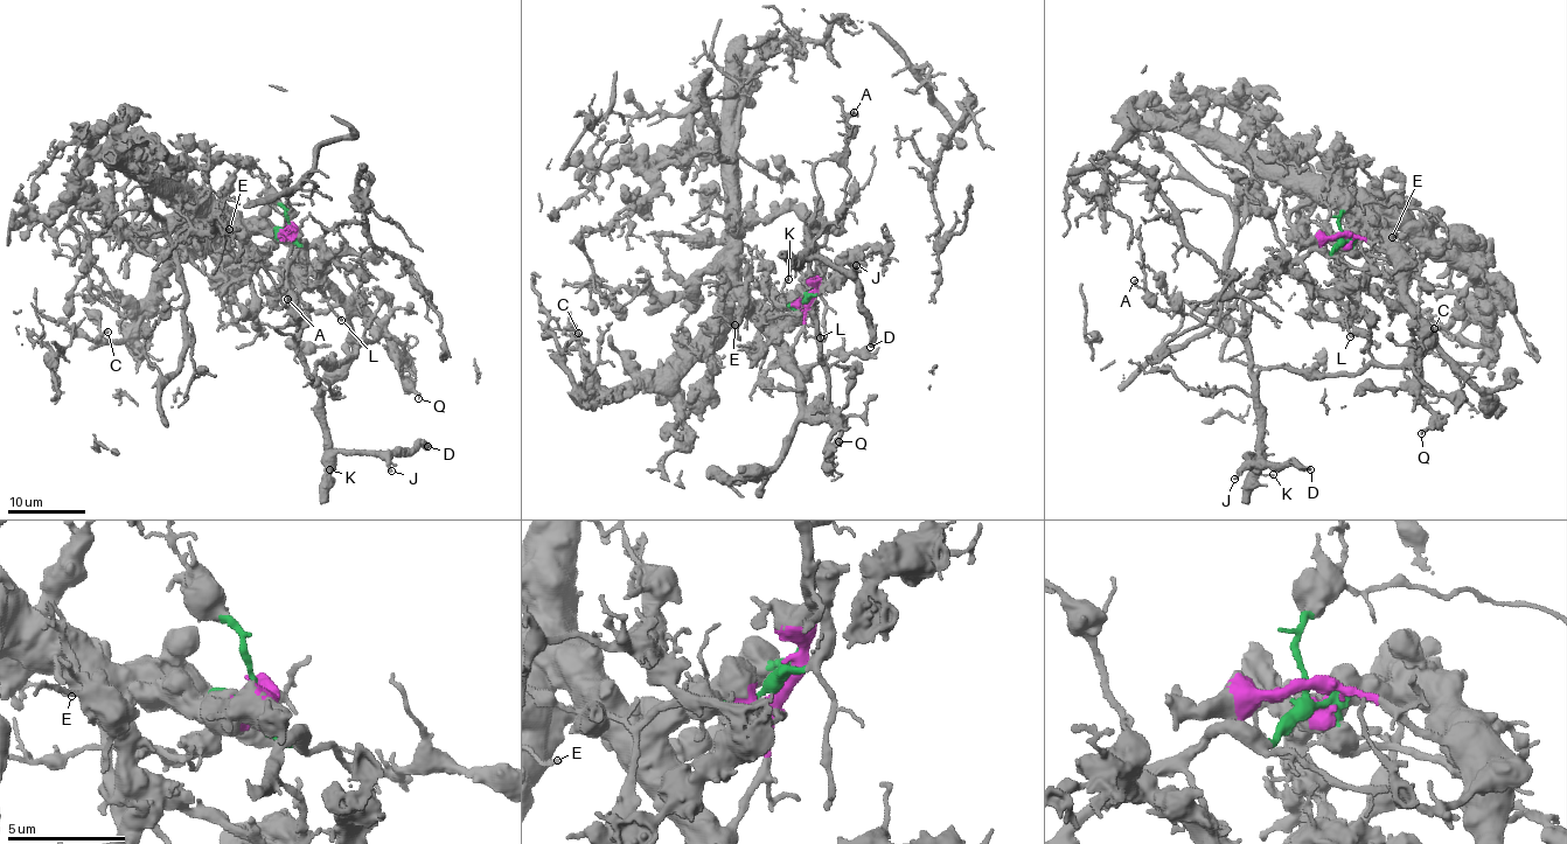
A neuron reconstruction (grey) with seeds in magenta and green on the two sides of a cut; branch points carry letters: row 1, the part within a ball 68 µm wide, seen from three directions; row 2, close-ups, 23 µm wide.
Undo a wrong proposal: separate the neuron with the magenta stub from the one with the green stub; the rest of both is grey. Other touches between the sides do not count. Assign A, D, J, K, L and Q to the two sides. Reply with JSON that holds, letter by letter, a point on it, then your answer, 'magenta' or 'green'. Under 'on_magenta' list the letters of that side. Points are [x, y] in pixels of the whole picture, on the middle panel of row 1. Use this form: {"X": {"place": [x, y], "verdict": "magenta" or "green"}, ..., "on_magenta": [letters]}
{"A": {"place": [854, 112], "verdict": "green"}, "D": {"place": [870, 347], "verdict": "green"}, "J": {"place": [856, 265], "verdict": "green"}, "K": {"place": [788, 279], "verdict": "green"}, "L": {"place": [820, 337], "verdict": "green"}, "Q": {"place": [838, 441], "verdict": "magenta"}, "on_magenta": ["Q"]}

